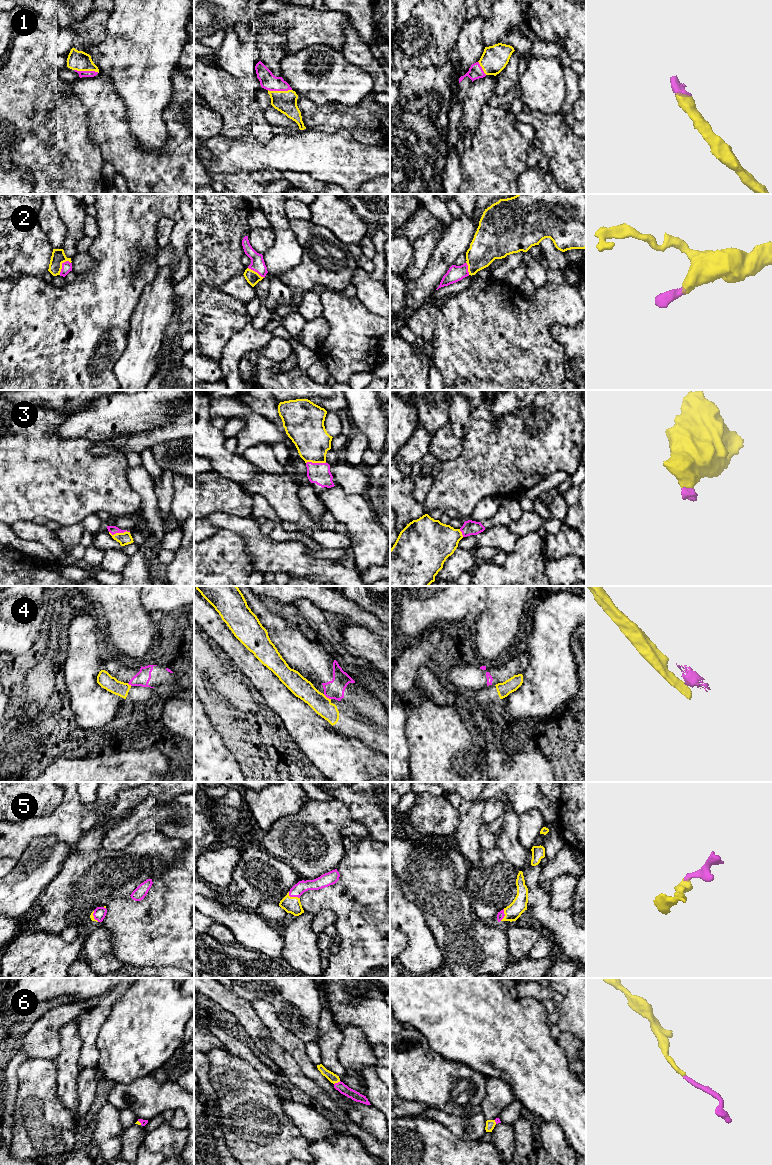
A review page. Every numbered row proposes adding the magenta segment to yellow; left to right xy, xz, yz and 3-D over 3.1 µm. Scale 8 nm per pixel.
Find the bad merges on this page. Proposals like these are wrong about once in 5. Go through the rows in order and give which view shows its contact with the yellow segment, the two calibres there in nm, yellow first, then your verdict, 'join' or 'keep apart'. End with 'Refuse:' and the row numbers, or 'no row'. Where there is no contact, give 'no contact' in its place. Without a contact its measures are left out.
1: xy | 160/50 nm | join
2: xy | 120/80 nm | join
3: xy | 100/70 nm | join
4: xz | 160/150 nm | keep apart
5: xz | 130/100 nm | join
6: xz | 80/80 nm | join
Refuse: 4

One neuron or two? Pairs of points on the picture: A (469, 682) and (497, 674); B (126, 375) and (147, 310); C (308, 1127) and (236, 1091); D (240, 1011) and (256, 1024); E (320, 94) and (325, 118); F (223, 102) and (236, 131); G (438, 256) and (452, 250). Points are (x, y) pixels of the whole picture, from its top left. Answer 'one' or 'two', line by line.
A: one
B: one
C: two
D: one
E: two
F: one
G: one

